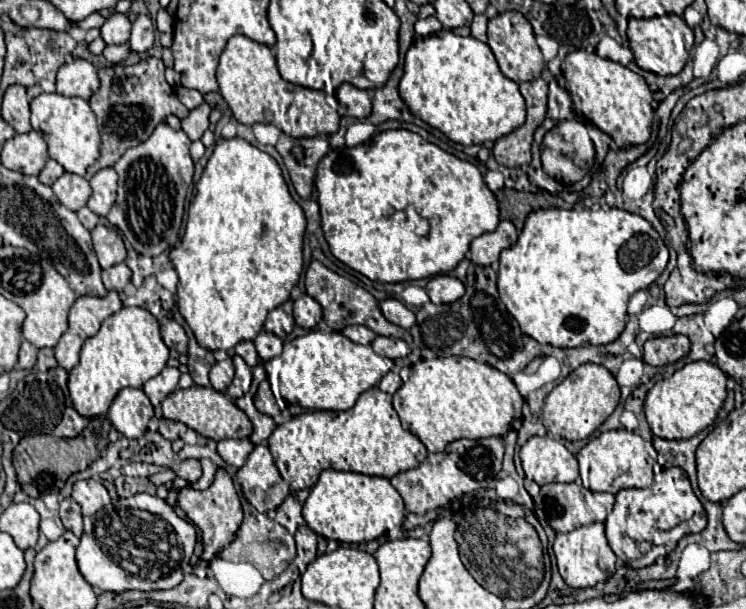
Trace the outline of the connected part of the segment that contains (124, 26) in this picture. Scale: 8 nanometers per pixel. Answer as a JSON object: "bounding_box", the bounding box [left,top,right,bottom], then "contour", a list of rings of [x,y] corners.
{"bounding_box":[101,14,131,44],"contour":[[[111,14],[101,26],[101,38],[105,44],[125,44],[131,34],[131,22],[125,14]]]}

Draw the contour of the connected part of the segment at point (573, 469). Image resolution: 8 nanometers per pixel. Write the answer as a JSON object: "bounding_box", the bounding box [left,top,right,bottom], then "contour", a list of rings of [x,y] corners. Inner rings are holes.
{"bounding_box":[519,436,579,486],"contour":[[[533,436],[519,452],[525,476],[539,486],[551,482],[575,482],[579,476],[577,458],[557,440],[549,436]]]}

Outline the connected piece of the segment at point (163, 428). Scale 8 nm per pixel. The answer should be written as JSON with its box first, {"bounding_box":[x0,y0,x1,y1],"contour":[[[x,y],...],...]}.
{"bounding_box":[159,418,187,440],"contour":[[[159,418],[159,434],[165,436],[167,440],[175,440],[181,438],[187,432],[187,426],[175,420],[167,420],[167,418]]]}

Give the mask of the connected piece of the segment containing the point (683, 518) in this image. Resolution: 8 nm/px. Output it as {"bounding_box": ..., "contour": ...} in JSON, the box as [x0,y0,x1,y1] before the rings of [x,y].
{"bounding_box":[605,468,707,570],"contour":[[[681,468],[661,470],[649,488],[617,492],[613,512],[605,520],[609,546],[617,558],[635,570],[651,566],[659,556],[667,556],[683,536],[697,534],[705,526],[707,512]]]}

